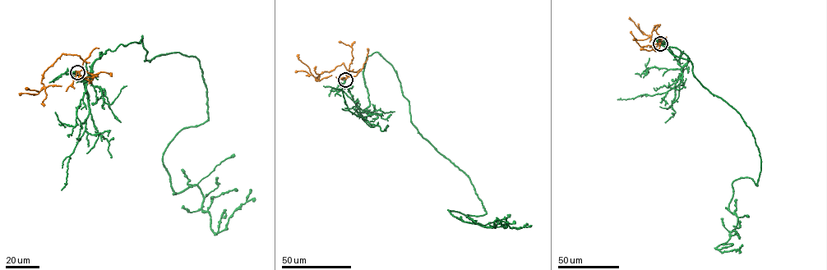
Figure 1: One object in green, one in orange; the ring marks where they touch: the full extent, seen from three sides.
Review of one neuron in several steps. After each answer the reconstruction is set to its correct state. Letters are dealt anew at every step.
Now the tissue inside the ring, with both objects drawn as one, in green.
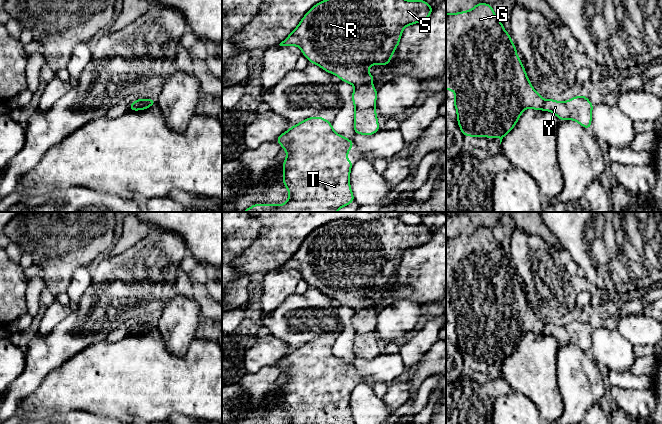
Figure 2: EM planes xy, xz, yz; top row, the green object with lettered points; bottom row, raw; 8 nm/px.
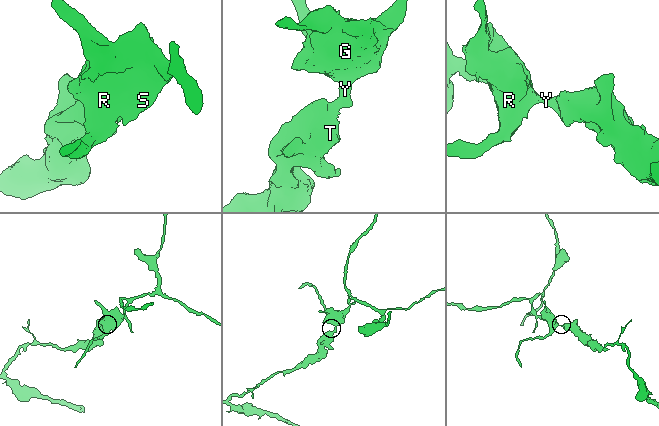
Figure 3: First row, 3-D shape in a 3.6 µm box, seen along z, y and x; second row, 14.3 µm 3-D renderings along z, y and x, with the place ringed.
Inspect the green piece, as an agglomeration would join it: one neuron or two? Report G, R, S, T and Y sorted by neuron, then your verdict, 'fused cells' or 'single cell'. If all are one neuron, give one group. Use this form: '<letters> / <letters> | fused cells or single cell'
G R S / T Y | fused cells

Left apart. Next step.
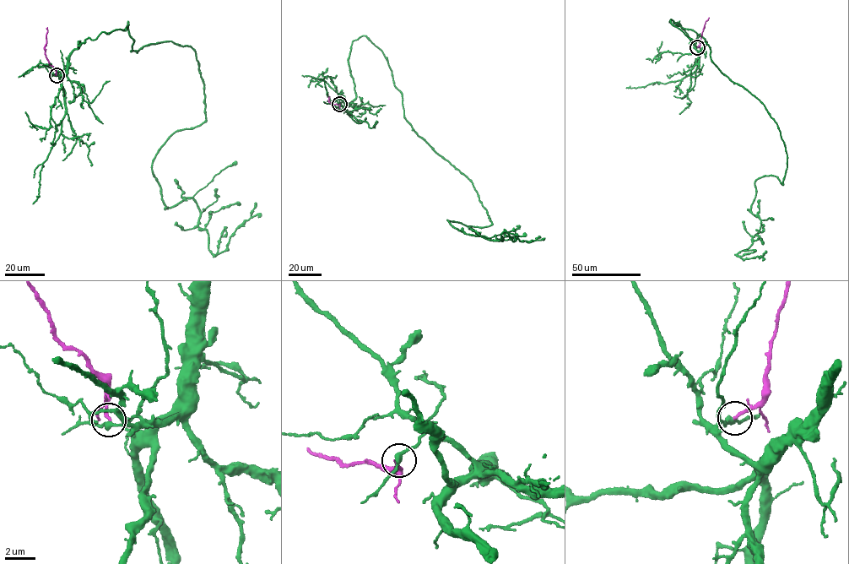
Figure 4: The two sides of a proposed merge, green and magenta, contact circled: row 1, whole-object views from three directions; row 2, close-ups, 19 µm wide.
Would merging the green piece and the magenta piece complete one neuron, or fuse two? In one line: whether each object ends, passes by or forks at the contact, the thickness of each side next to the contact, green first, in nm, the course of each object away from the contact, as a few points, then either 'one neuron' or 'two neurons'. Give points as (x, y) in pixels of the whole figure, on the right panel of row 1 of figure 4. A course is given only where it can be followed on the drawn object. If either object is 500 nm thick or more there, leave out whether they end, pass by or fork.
green passes by; magenta ends there; 280 nm thick on the green side, 200 nm on the other; green runs (697, 47), (706, 41), (671, 19), (780, 132), (783, 184), (756, 180), (760, 225), (737, 255), (766, 251); magenta runs (697, 47), (709, 18); two neurons

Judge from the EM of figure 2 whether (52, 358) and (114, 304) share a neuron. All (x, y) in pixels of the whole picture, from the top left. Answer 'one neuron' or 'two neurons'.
one neuron

